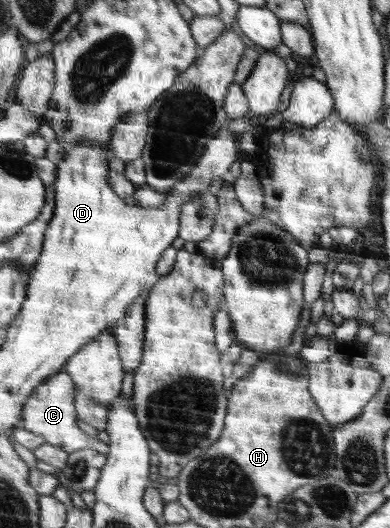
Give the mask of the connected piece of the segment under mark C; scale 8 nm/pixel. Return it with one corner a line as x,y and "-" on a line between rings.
65,368
59,369
59,373
49,377
47,381
40,385
31,393
27,405
23,405
21,413
23,428
41,435
47,443
63,448
68,454
79,449
95,449
103,455
109,453
109,445
99,440
97,436
91,436
77,424
78,416
74,405
74,382

